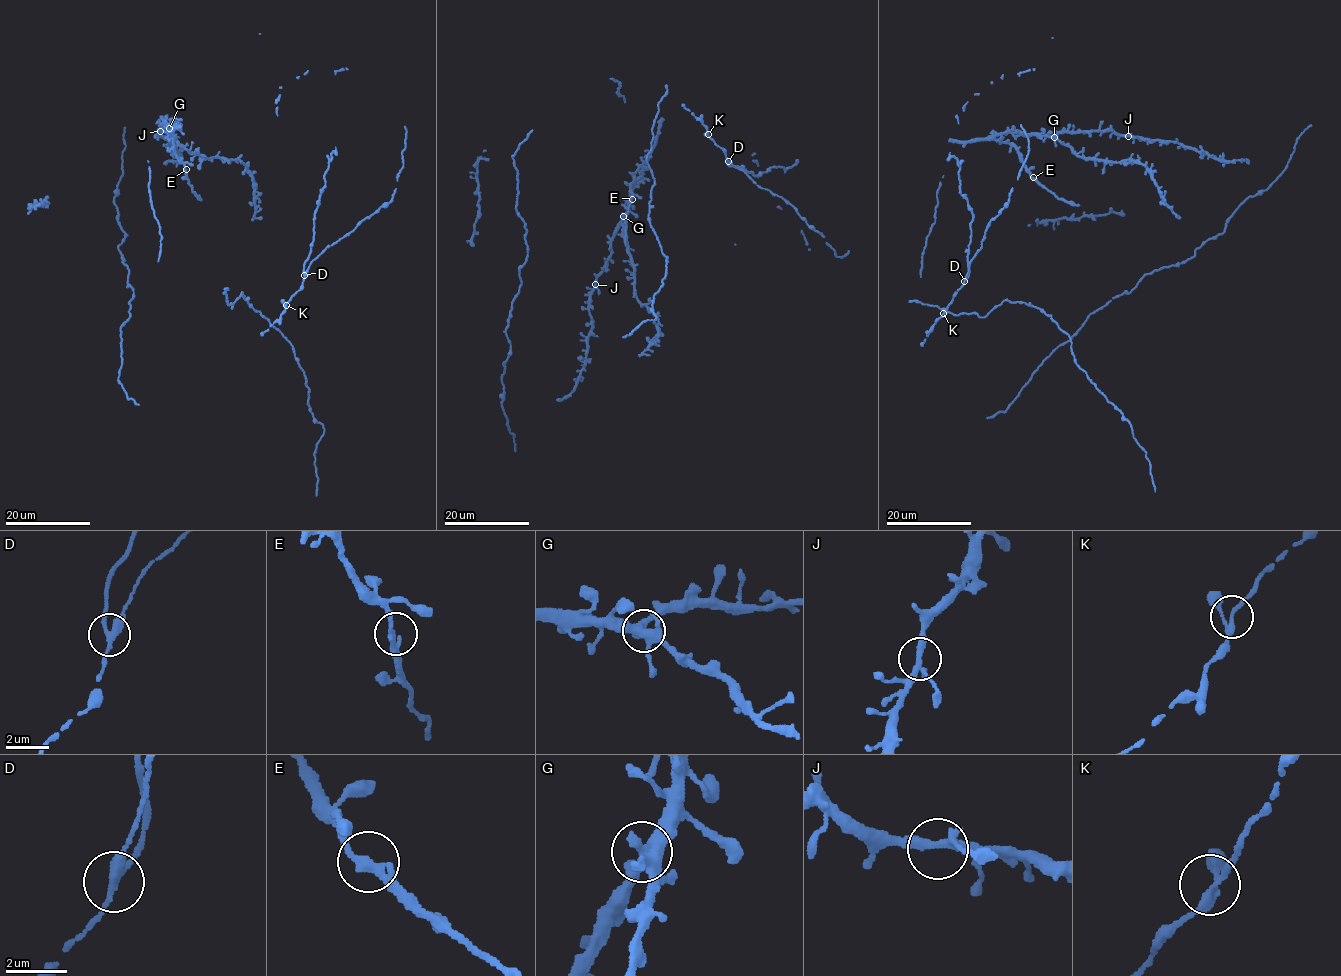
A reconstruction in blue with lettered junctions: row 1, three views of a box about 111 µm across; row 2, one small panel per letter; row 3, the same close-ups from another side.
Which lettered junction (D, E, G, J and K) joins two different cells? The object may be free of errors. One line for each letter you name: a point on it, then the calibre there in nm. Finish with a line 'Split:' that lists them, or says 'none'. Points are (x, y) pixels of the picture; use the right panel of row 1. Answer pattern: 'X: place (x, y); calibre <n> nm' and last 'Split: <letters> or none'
D: place (964, 281); calibre 260 nm
Split: D

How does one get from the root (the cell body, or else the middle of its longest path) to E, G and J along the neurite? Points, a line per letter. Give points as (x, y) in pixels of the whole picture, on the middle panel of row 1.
E: (629, 192), (639, 180), (645, 160), (634, 173), (630, 186), (632, 199)
G: (629, 192), (629, 211), (623, 216)
J: (629, 192), (629, 212), (613, 237), (611, 256), (595, 284)

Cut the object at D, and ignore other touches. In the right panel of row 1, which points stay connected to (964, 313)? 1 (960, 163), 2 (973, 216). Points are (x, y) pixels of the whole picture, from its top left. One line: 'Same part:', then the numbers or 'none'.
Same part: none

